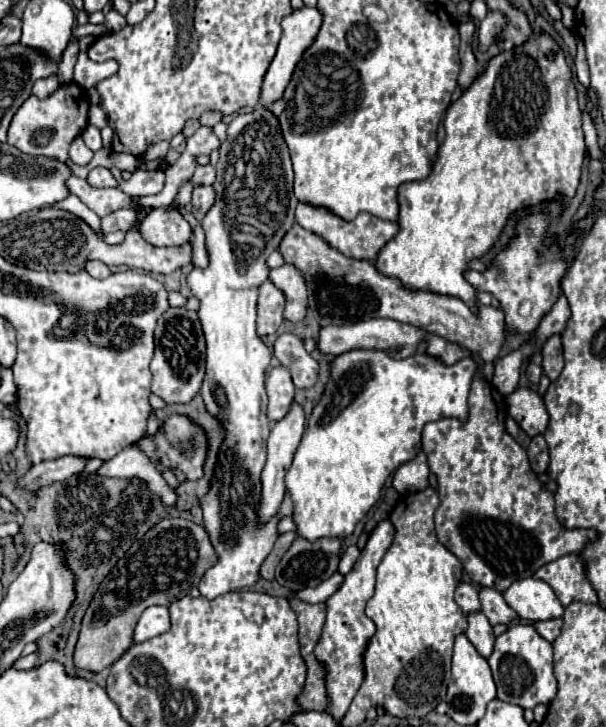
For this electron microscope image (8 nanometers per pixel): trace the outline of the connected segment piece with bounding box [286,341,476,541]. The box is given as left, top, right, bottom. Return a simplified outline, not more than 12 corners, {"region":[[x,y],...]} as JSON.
{"region":[[474,357],[332,359],[286,473],[298,535],[350,535]]}

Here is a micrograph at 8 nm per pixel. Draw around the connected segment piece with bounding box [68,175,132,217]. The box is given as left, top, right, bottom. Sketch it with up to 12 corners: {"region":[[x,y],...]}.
{"region":[[74,175],[68,187],[100,217],[132,207],[116,187],[96,189]]}

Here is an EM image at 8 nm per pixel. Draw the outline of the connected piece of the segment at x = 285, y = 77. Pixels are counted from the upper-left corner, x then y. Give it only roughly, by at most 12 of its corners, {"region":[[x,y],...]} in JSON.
{"region":[[306,7],[282,21],[282,39],[260,101],[282,99],[304,49],[312,45],[320,11]]}

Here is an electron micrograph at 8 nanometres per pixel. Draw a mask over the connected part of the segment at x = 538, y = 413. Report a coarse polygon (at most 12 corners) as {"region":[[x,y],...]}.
{"region":[[532,389],[508,395],[508,413],[526,435],[542,435],[548,413]]}

